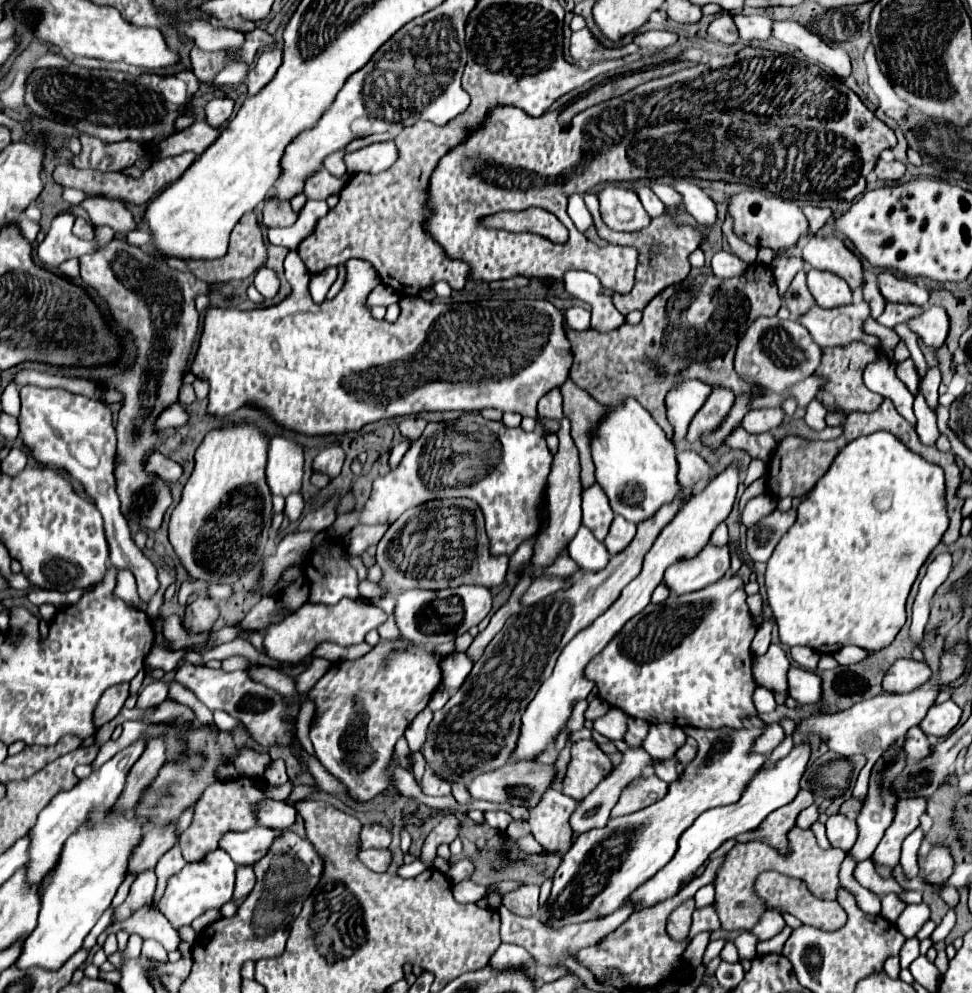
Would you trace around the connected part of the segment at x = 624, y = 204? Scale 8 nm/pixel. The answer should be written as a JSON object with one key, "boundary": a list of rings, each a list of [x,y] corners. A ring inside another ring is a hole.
{"boundary":[[[609,186],[599,192],[601,216],[611,230],[635,232],[651,224],[649,214],[643,210],[637,194],[619,186]]]}

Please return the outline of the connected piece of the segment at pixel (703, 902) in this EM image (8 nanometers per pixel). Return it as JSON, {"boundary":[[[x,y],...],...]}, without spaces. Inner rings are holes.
{"boundary":[[[712,884],[703,886],[696,892],[694,896],[696,908],[701,908],[703,906],[707,906],[713,903],[714,896],[715,896],[715,889]]]}

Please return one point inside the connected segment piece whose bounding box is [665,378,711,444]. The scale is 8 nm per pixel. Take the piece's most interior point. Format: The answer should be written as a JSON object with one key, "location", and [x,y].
{"location":[683,402]}

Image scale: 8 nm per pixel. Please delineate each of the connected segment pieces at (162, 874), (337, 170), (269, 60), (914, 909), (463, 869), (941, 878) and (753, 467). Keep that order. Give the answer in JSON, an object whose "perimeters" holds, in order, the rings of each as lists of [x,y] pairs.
{"perimeters":[[[[173,846],[169,852],[165,852],[155,868],[155,874],[157,874],[157,884],[159,886],[165,886],[167,878],[171,878],[171,874],[179,874],[179,870],[183,870],[187,862],[183,860],[181,856],[181,848],[179,846]]],[[[339,150],[339,152],[333,152],[331,156],[327,156],[327,160],[323,162],[323,166],[325,166],[325,170],[329,170],[333,176],[337,176],[337,178],[343,178],[343,176],[347,176],[347,170],[345,170],[345,162],[343,162],[343,150]]],[[[279,48],[261,52],[257,56],[255,64],[249,68],[249,76],[247,76],[249,96],[255,96],[261,88],[265,88],[273,80],[279,66],[281,66],[281,50]]],[[[921,902],[921,904],[909,904],[903,910],[903,914],[899,916],[897,928],[907,938],[913,938],[913,936],[917,936],[917,932],[921,930],[921,926],[929,920],[929,916],[931,916],[931,908],[925,902]]],[[[463,858],[463,860],[455,862],[455,864],[451,864],[451,868],[447,870],[447,878],[449,878],[453,884],[457,884],[457,882],[461,882],[461,880],[465,880],[465,878],[471,878],[471,872],[473,872],[473,870],[475,870],[473,862],[471,862],[469,858]]],[[[935,846],[927,856],[919,858],[919,866],[923,868],[927,882],[943,884],[953,872],[953,858],[945,846]]],[[[761,458],[751,460],[751,464],[749,464],[749,468],[747,468],[747,476],[745,476],[745,486],[749,486],[753,480],[761,478],[763,472],[765,472],[765,466],[767,466],[767,464],[765,464]]]]}

